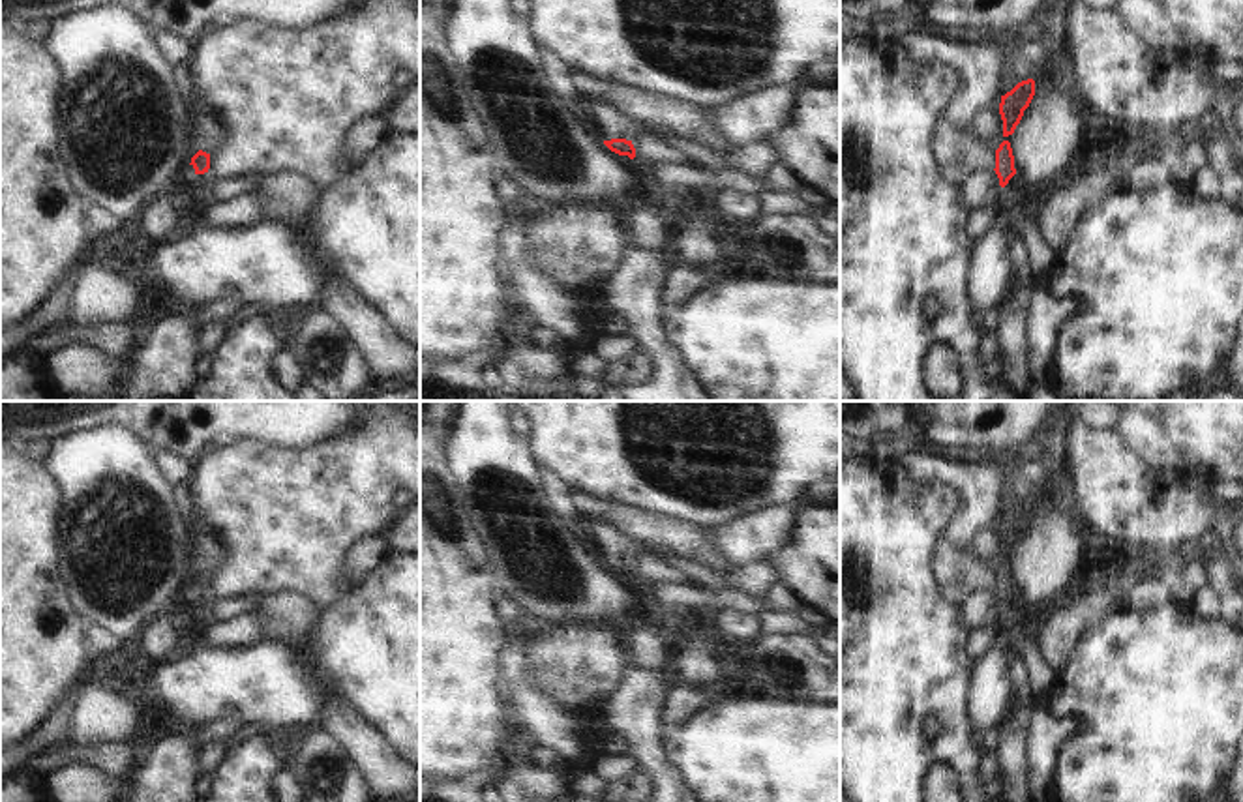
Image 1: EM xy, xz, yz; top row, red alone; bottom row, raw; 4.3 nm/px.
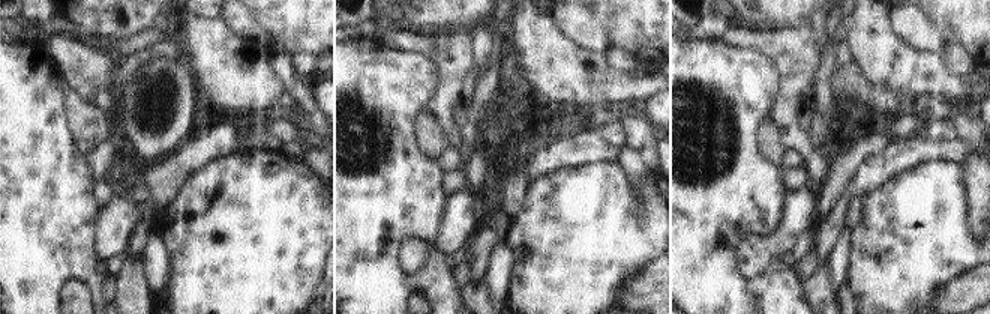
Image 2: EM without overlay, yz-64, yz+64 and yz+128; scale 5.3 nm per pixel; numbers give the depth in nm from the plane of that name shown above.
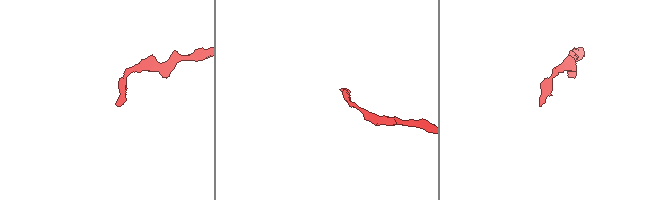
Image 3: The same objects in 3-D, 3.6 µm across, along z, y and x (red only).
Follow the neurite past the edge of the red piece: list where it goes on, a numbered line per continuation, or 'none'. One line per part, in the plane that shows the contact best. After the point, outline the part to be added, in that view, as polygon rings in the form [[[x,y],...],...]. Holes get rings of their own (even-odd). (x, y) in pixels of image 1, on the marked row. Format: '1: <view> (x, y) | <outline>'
1: xz (610, 124) | [[[583,99],[583,105],[591,116],[591,126],[598,131],[602,141],[632,141],[641,131],[639,122],[628,120],[609,103],[598,99]]]

